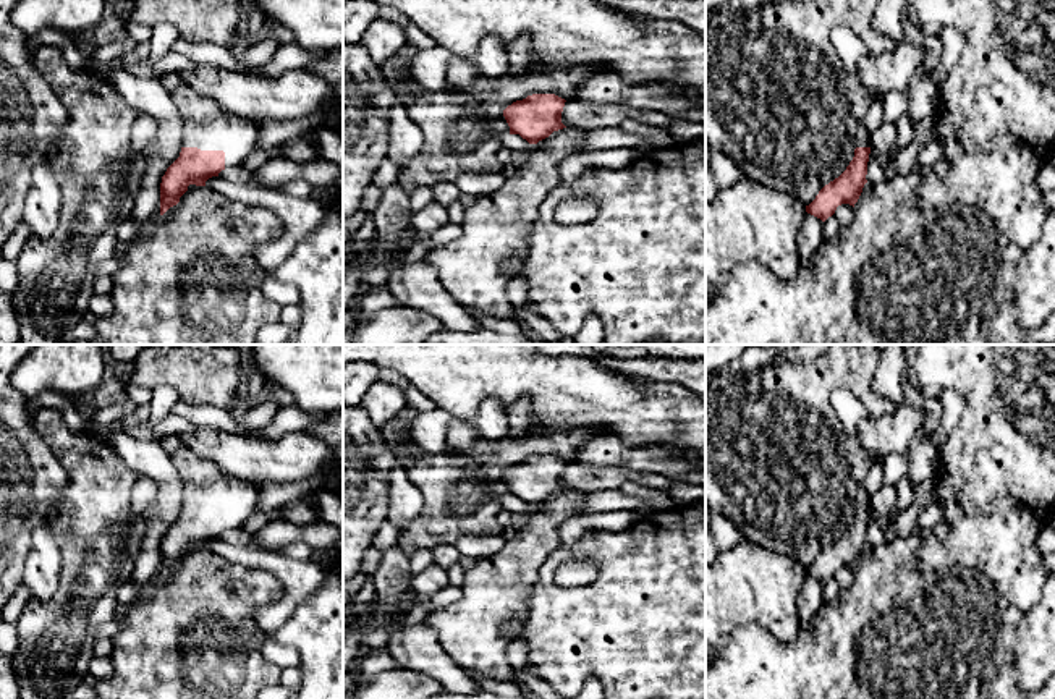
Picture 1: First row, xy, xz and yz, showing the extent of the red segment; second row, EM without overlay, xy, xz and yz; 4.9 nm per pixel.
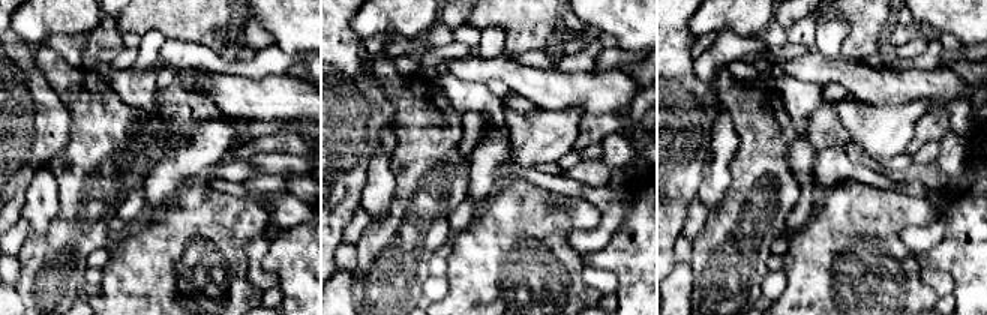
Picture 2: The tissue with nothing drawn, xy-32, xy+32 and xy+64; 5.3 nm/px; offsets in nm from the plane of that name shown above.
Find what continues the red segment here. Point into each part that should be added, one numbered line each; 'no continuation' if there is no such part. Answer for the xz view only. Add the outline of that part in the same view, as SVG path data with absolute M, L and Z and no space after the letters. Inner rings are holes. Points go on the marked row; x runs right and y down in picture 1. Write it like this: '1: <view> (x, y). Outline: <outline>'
no continuation

